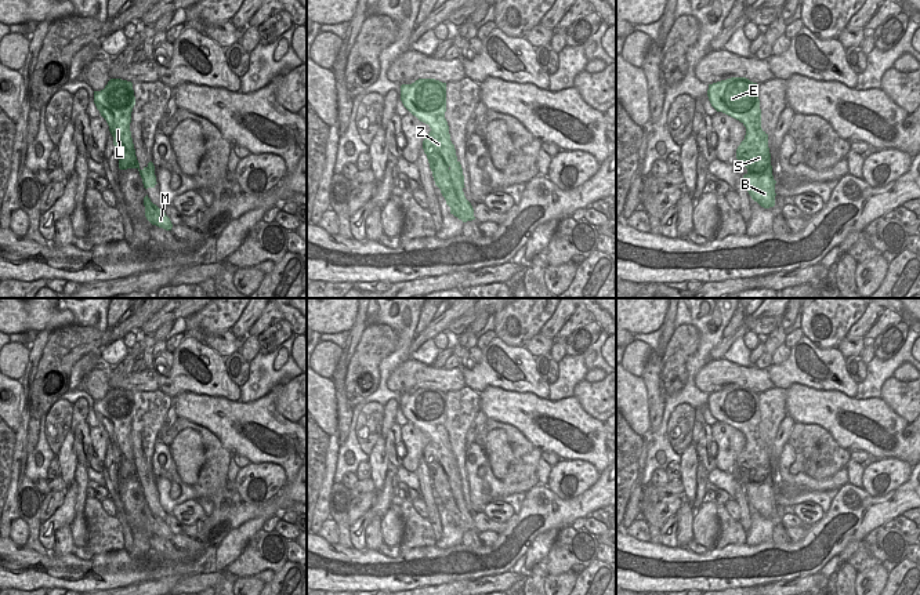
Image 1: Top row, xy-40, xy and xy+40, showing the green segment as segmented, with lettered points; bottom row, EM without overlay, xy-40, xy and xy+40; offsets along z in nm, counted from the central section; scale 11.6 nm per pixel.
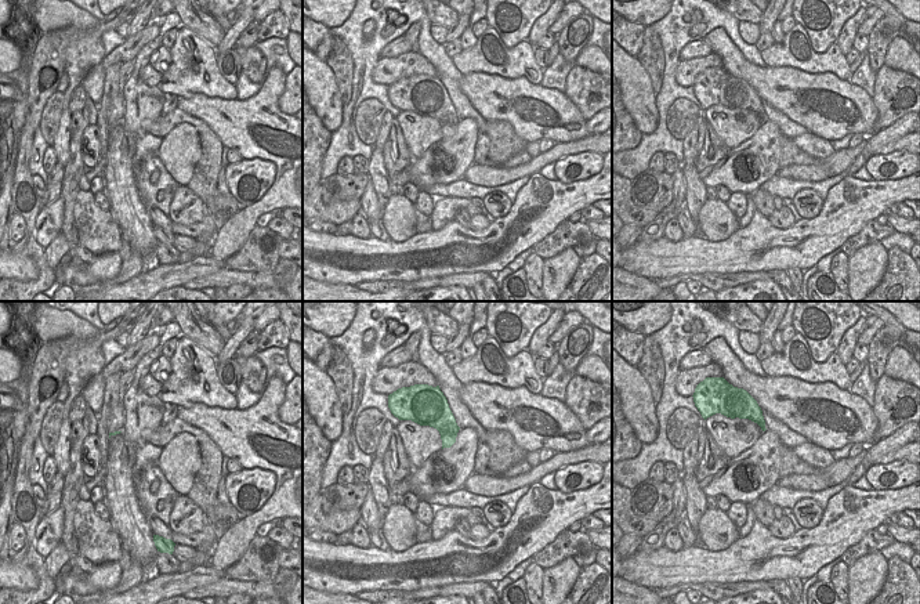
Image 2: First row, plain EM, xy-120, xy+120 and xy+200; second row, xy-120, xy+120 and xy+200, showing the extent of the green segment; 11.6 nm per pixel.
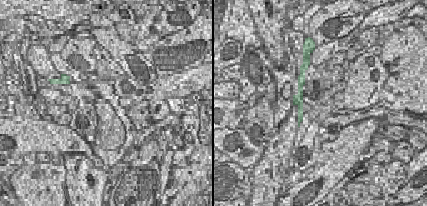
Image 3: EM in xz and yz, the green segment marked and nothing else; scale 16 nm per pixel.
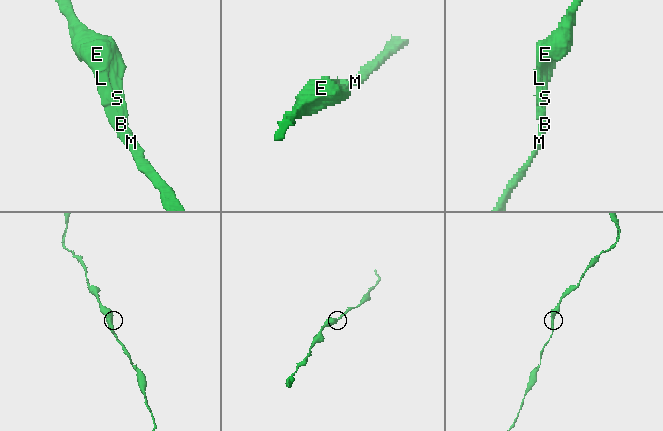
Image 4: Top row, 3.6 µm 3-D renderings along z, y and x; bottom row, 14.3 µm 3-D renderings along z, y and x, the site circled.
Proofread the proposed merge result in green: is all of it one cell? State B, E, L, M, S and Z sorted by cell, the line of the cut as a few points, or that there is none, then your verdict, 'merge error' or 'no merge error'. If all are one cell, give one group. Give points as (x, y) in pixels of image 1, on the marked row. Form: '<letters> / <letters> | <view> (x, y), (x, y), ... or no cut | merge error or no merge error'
B E L M S Z | no cut | no merge error

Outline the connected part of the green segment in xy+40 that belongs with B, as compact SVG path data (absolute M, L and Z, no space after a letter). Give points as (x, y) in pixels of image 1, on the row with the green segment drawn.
M731 77L709 84L707 97L717 112L722 112L746 127L736 159L745 163L747 192L761 207L775 206L775 184L768 148L768 134L761 128L758 84L746 77Z

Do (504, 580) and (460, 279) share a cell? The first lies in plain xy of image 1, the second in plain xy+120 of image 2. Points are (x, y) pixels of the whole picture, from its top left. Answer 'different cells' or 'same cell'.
same cell

